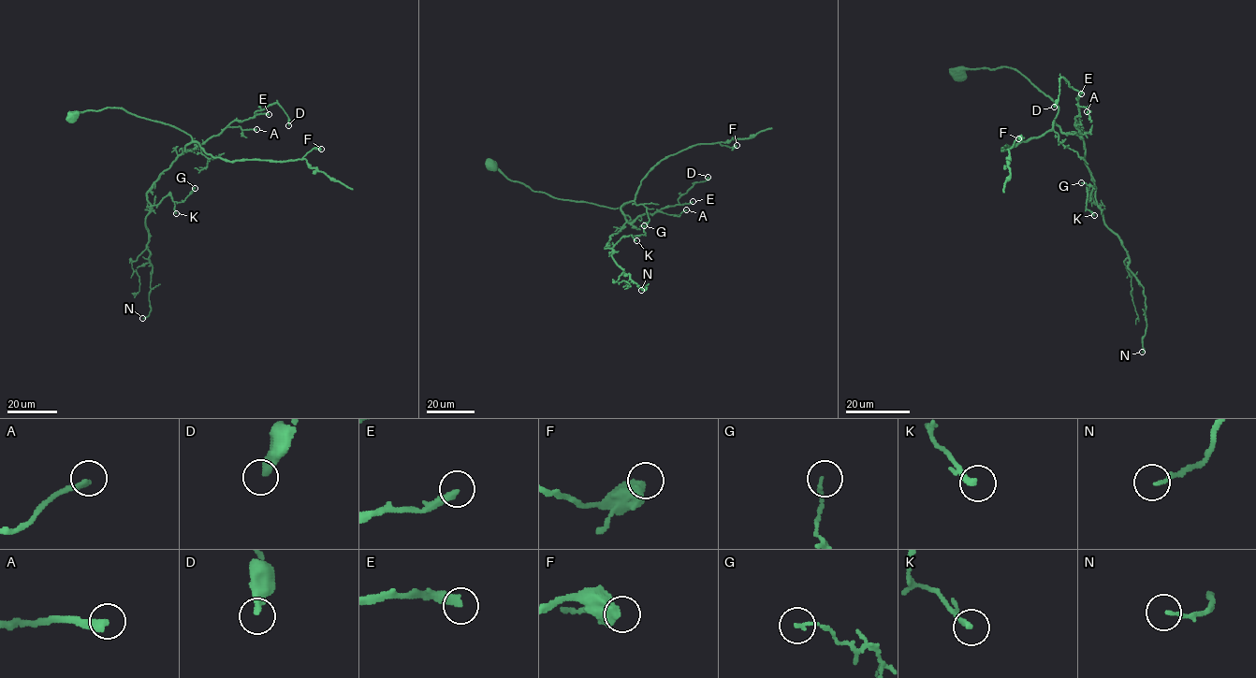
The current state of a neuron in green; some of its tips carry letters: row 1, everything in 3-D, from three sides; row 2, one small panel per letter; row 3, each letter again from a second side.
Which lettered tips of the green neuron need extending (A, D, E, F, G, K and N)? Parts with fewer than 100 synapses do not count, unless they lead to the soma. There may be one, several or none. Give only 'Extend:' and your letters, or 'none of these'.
Extend: none of these

